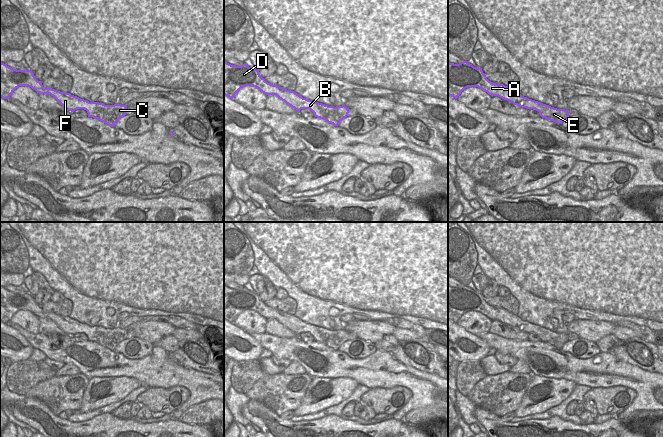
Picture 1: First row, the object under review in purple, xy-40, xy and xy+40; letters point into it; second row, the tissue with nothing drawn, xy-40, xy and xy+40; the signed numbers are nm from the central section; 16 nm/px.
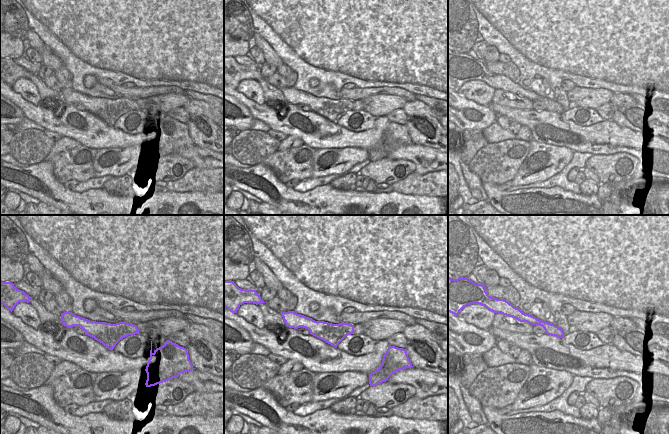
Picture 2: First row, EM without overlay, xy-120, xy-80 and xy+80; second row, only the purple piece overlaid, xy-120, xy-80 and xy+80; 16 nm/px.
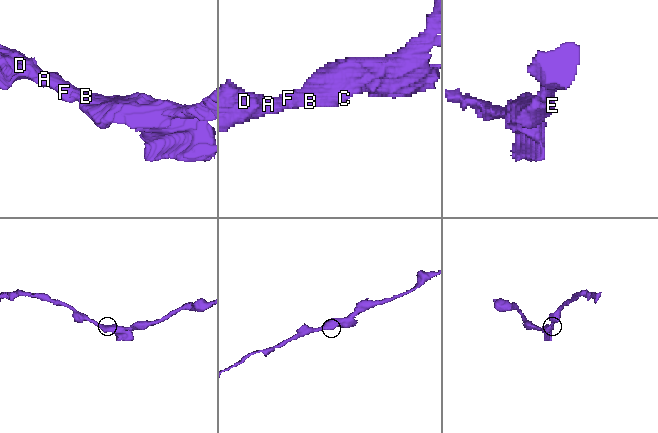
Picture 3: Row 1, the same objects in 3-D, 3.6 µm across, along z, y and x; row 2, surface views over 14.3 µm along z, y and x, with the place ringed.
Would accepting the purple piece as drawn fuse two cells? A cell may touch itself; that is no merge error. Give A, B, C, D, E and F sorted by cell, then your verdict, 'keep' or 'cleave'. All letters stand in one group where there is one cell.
A B C D E F | keep

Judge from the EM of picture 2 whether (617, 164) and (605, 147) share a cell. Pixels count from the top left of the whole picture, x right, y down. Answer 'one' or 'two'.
two

